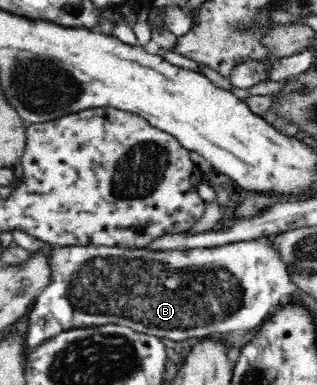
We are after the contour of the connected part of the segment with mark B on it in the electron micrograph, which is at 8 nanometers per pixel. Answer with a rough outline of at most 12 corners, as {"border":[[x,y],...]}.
{"border":[[276,235],[55,247],[25,355],[117,324],[254,329],[297,288]]}

